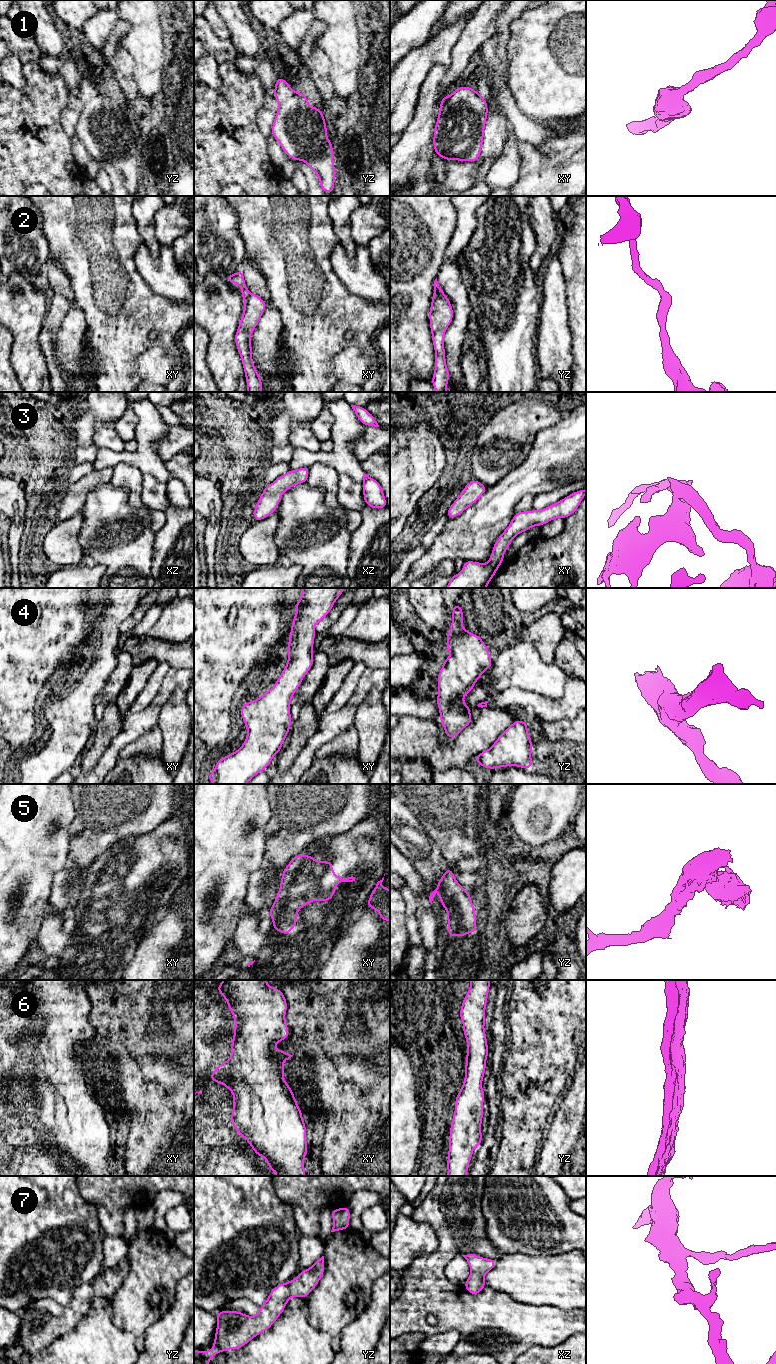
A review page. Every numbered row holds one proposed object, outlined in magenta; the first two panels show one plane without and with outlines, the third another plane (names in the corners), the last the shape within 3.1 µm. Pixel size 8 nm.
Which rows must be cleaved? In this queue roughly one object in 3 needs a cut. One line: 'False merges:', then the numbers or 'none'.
False merges: 2

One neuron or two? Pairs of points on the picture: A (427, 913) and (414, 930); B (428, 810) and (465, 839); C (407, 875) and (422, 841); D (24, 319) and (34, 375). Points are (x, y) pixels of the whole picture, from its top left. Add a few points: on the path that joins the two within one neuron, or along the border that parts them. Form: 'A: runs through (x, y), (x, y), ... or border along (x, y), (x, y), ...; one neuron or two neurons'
A: border along (415, 899), (422, 943); two neurons
B: runs through (437, 819), (456, 834); one neuron
C: border along (400, 851), (413, 864), (423, 884); two neurons
D: runs through (25, 333), (28, 361); one neuron

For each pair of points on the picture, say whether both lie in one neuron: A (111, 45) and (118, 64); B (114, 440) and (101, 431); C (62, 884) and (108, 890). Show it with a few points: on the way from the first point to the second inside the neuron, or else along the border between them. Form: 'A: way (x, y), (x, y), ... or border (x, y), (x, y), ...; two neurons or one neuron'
A: border (121, 45), (117, 48), (114, 59), (110, 64); two neurons
B: way (111, 440), (104, 434); one neuron
C: border (87, 870), (83, 888); two neurons

